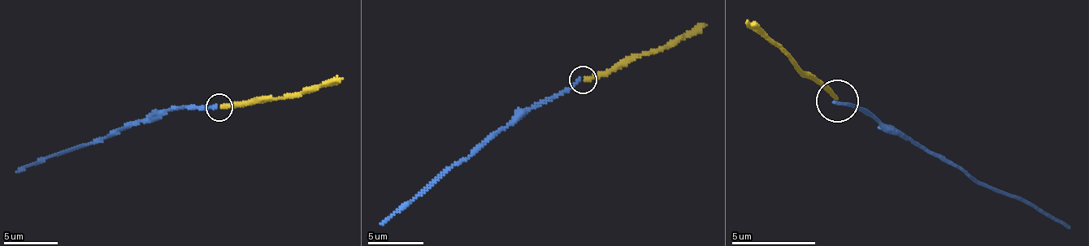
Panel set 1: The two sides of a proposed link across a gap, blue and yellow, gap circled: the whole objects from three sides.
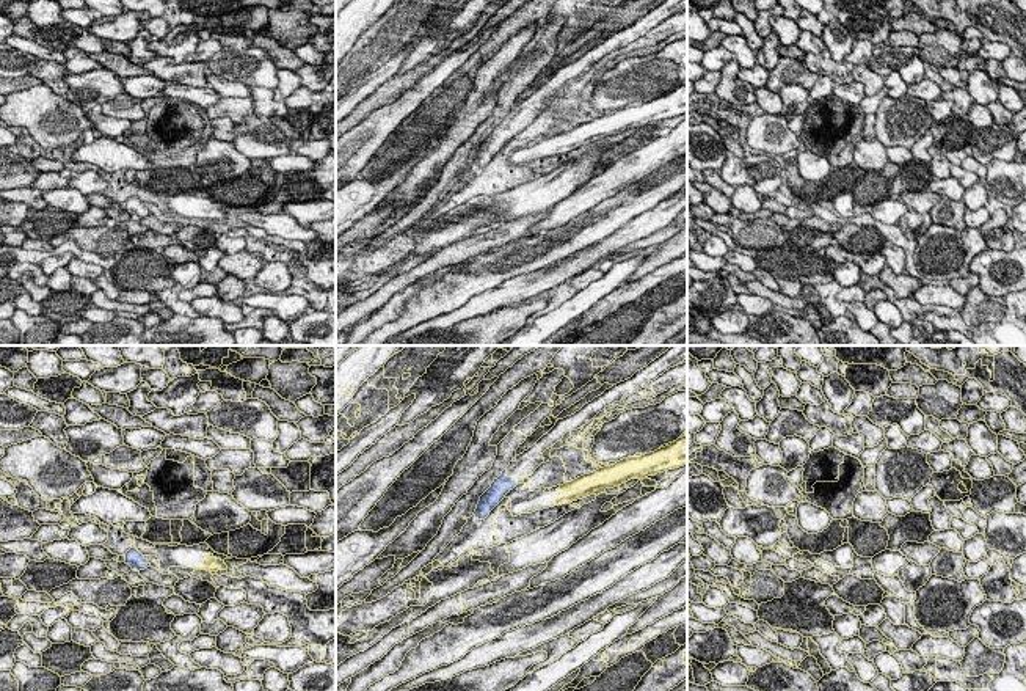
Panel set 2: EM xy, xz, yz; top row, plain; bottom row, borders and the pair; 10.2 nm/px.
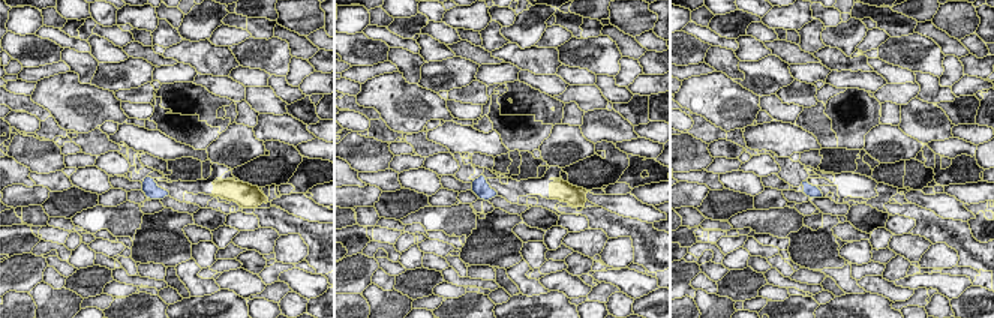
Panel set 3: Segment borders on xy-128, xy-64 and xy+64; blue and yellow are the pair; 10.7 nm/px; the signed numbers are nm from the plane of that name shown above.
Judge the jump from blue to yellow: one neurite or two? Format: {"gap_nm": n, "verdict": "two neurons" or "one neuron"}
{"gap_nm": 320, "verdict": "two neurons"}

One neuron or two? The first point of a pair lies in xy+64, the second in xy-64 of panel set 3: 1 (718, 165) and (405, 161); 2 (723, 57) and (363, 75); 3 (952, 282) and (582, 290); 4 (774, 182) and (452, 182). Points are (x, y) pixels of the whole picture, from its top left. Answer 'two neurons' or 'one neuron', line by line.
1: one neuron
2: two neurons
3: two neurons
4: one neuron

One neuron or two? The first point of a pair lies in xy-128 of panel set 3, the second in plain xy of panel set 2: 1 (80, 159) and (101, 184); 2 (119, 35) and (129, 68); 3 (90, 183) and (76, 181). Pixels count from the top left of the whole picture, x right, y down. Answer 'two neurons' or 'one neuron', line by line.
1: two neurons
2: two neurons
3: two neurons

